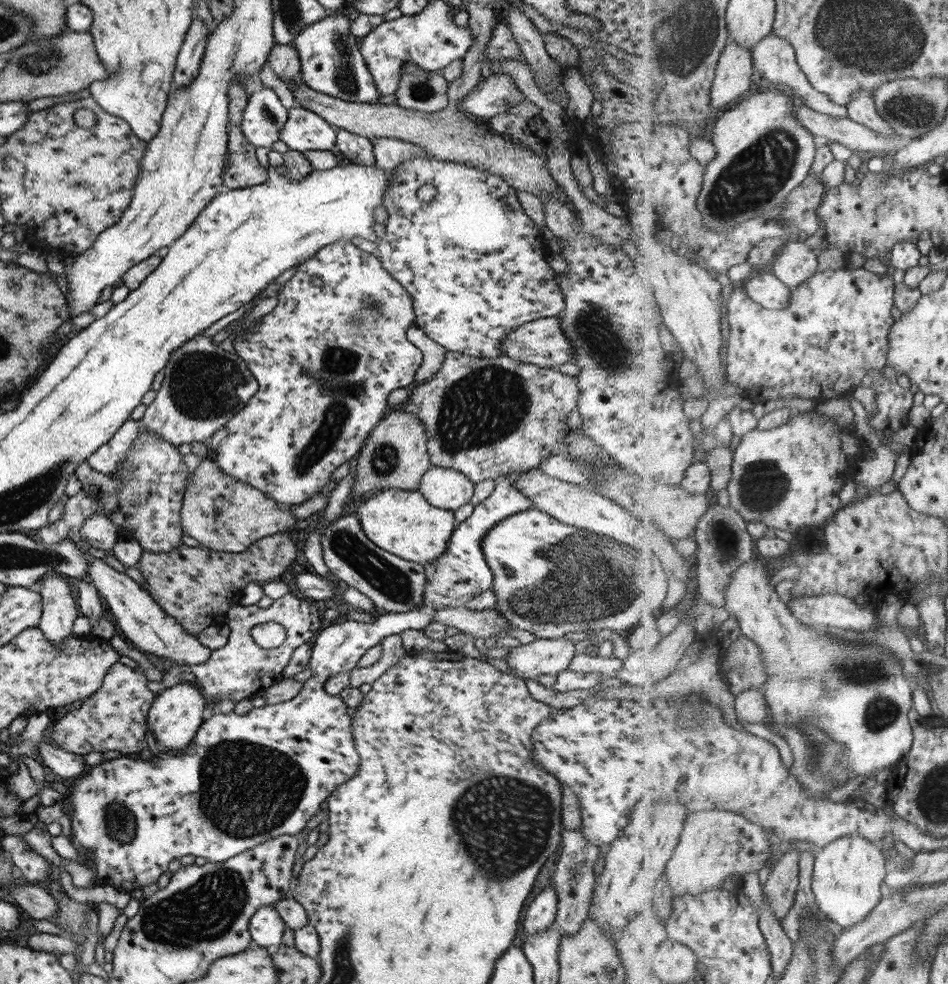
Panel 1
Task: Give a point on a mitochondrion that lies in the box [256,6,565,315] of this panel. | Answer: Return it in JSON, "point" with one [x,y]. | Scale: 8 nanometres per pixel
{"point":[345,78]}

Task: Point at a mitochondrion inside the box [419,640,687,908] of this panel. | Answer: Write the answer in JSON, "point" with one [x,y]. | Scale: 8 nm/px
{"point":[498,849]}

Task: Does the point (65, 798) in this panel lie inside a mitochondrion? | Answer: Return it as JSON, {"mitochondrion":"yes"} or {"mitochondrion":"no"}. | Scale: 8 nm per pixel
{"mitochondrion":"no"}

